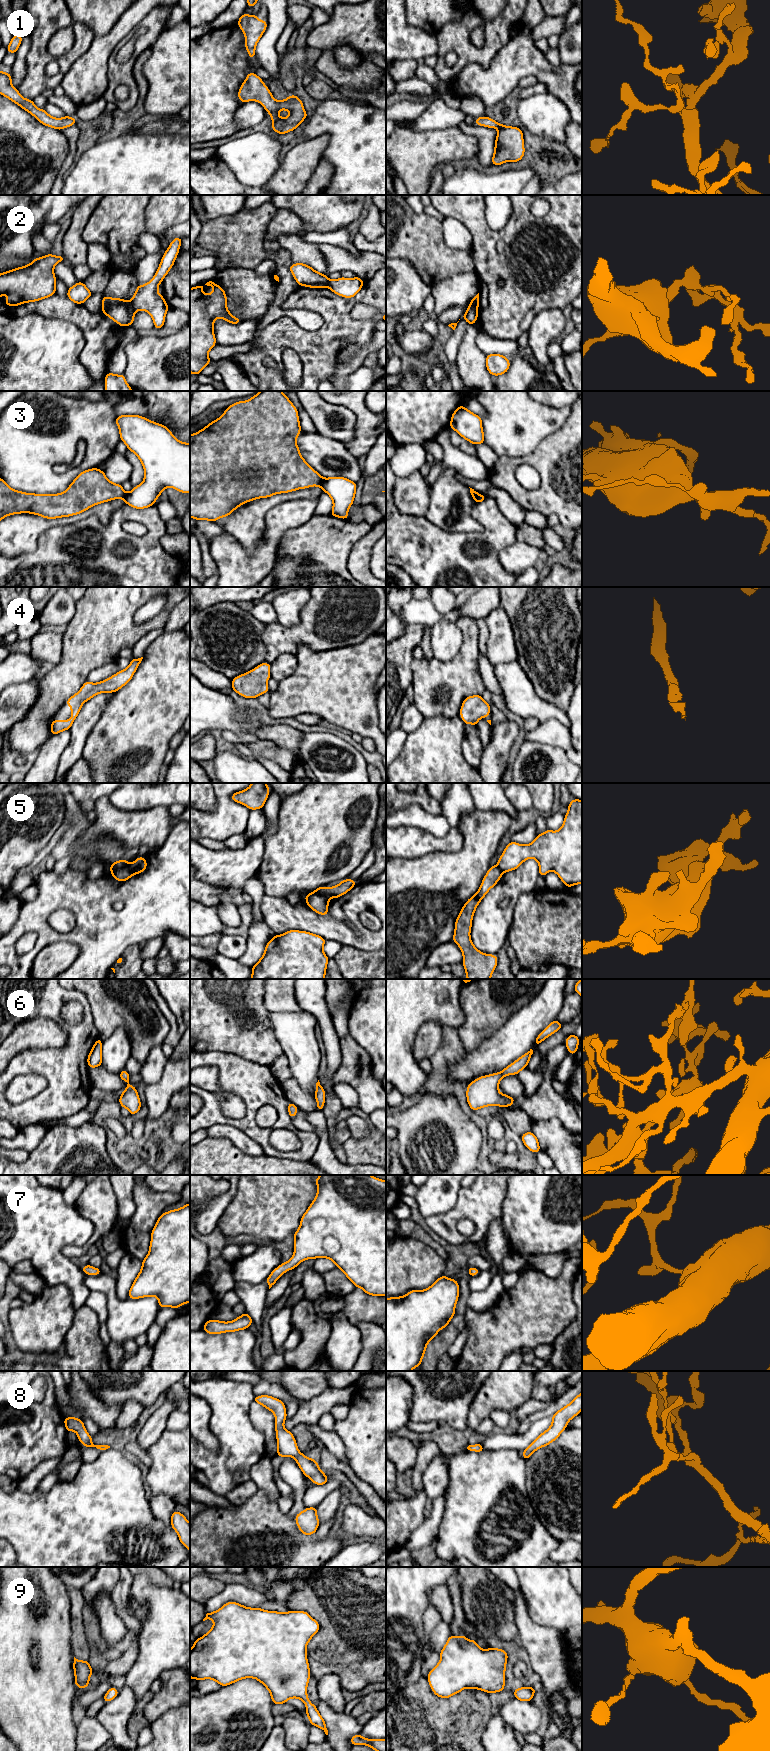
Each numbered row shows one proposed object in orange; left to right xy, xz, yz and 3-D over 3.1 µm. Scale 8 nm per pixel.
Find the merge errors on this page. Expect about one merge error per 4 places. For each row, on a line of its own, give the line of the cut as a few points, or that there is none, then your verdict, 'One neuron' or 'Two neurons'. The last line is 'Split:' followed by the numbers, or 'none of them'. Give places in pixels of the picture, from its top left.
1: No split. One neuron
2: Split along xy (130, 301), (136, 310). Two neurons
3: Split along xz (323, 478), (319, 486). Two neurons
4: No split. One neuron
5: Split along xy (132, 864), (116, 870), (110, 870). Two neurons
6: No split. One neuron
7: No split. One neuron
8: No split. One neuron
9: No split. One neuron
Split: 2, 3, 5

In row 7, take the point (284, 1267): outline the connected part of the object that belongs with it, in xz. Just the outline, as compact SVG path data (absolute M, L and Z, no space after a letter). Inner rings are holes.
M320 1175L314 1181L318 1187L317 1195L293 1234L294 1254L265 1280L269 1289L283 1273L296 1268L302 1261L324 1257L332 1260L354 1286L362 1288L366 1294L386 1296L386 1181L371 1175Z

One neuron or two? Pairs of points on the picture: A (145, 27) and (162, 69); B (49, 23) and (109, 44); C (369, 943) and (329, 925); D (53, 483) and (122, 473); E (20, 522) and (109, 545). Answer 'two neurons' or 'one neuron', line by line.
A: two neurons
B: two neurons
C: one neuron
D: two neurons
E: two neurons

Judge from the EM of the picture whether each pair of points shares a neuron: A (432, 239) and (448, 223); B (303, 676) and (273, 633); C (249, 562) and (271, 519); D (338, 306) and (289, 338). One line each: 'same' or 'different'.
A: different
B: different
C: same
D: same

